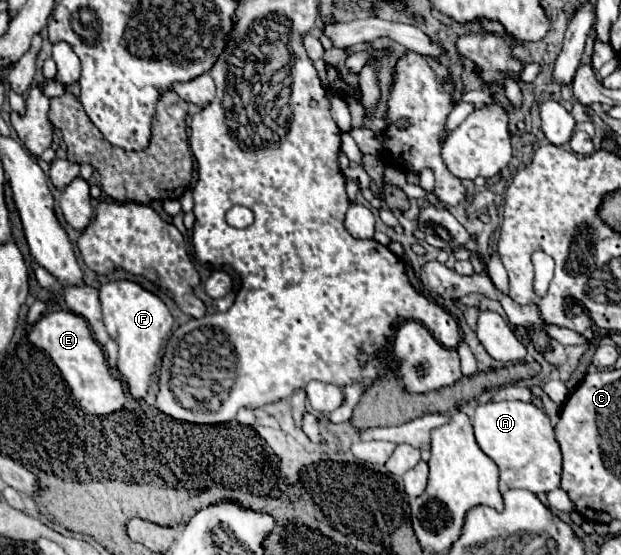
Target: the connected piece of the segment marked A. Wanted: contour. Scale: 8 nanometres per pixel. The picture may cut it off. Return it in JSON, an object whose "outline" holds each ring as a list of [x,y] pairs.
{"outline":[[[487,402],[477,406],[473,430],[479,448],[499,466],[499,492],[523,488],[533,494],[545,494],[559,488],[561,450],[553,434],[551,420],[533,402]]]}

